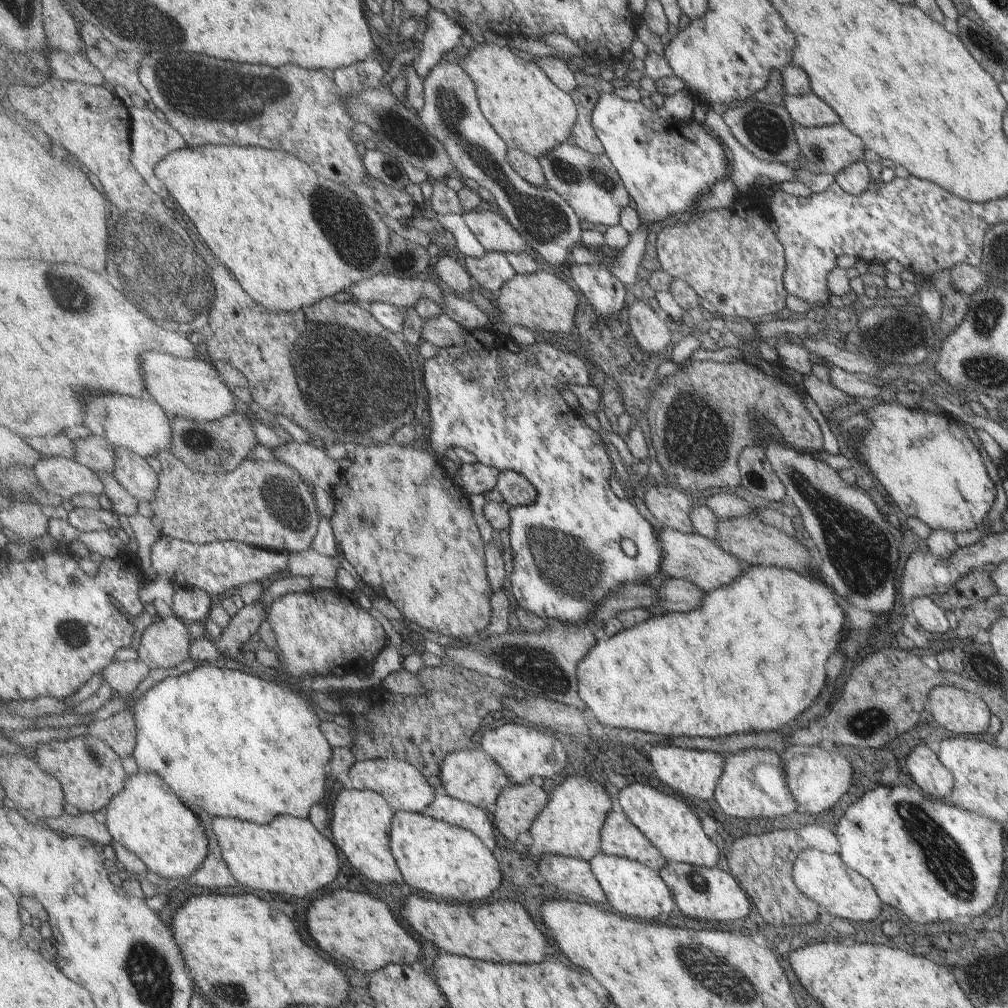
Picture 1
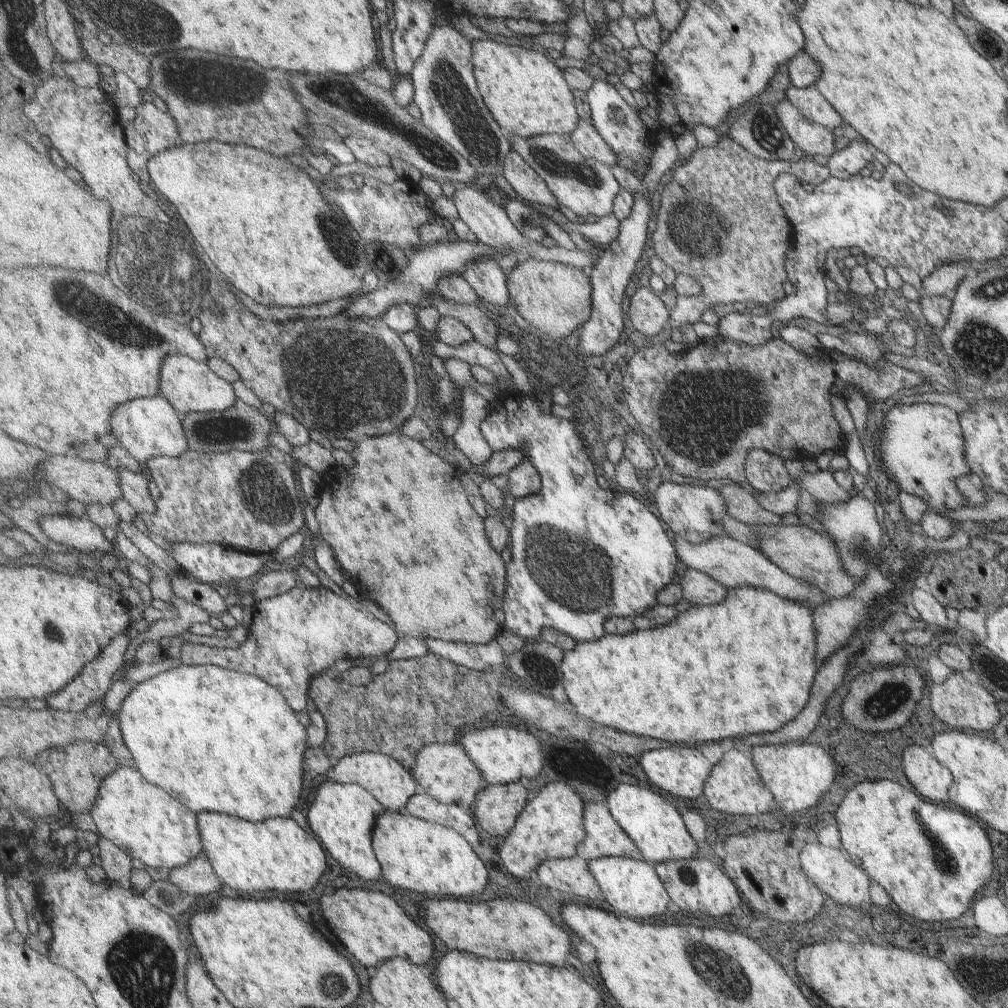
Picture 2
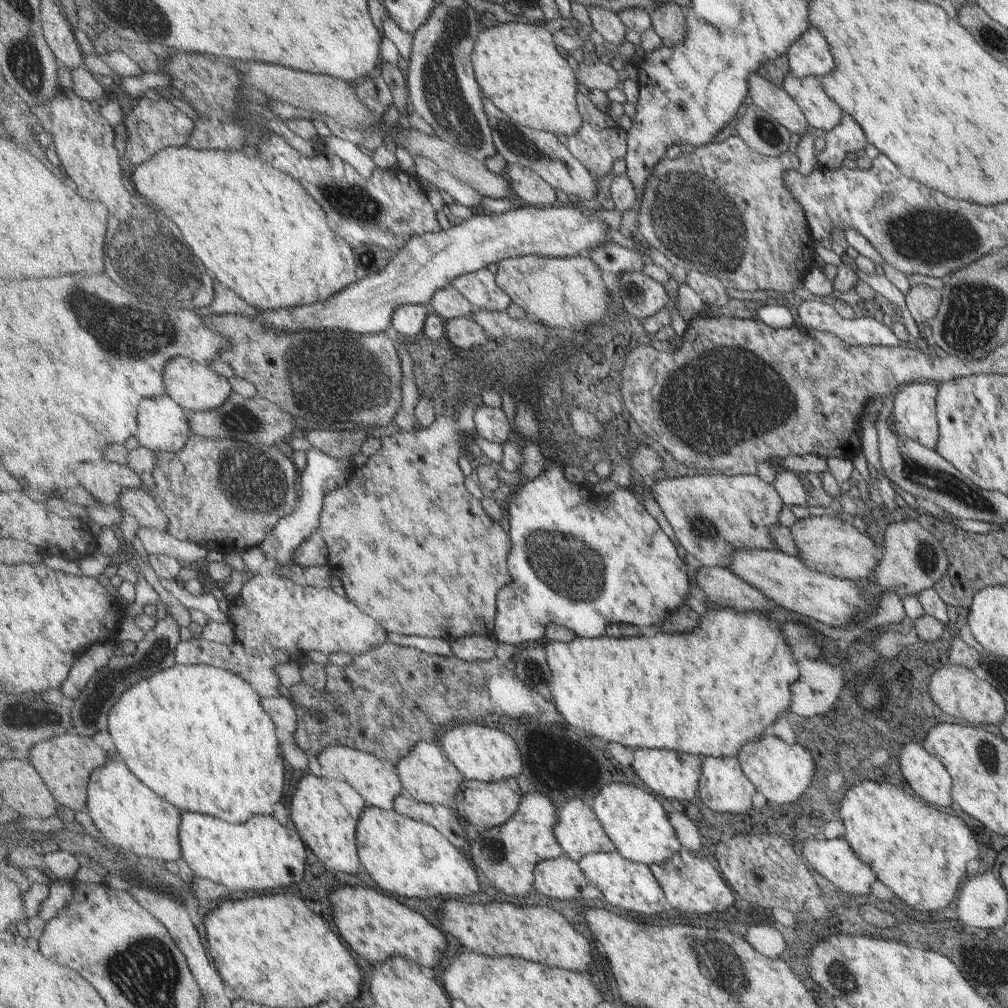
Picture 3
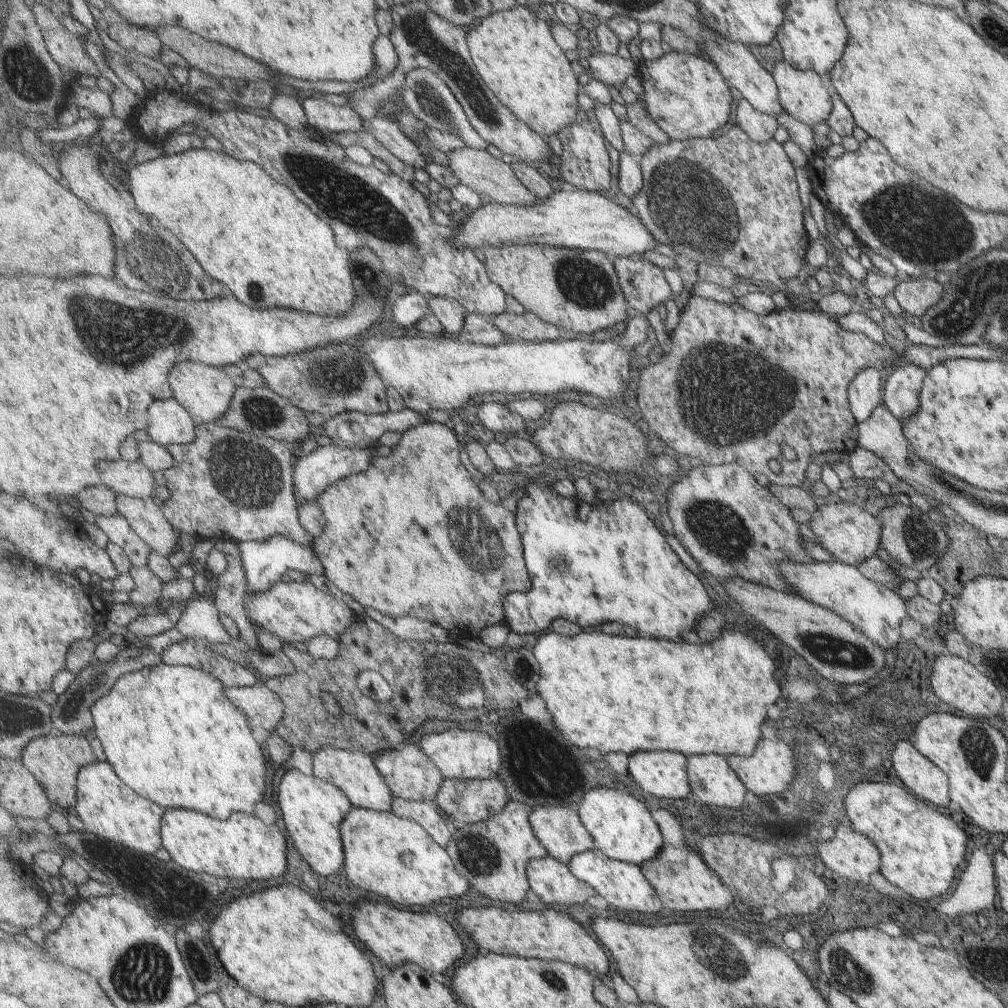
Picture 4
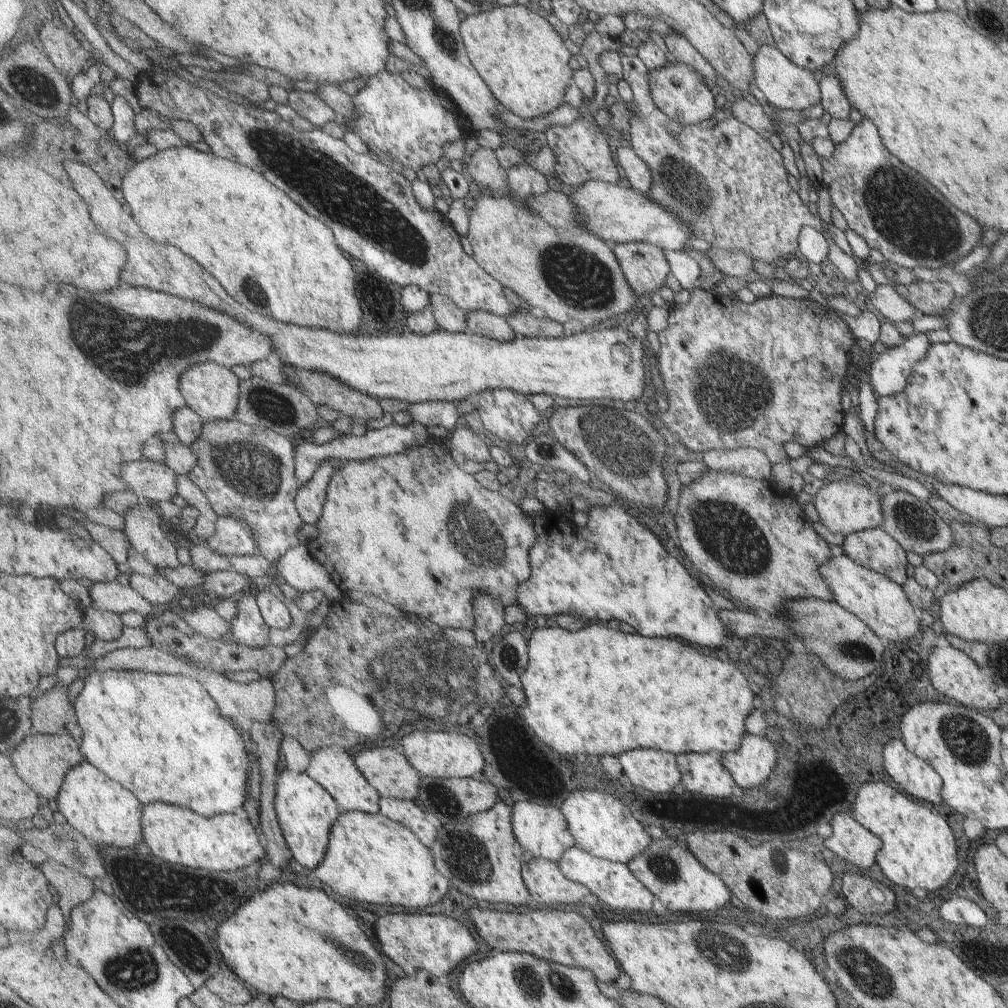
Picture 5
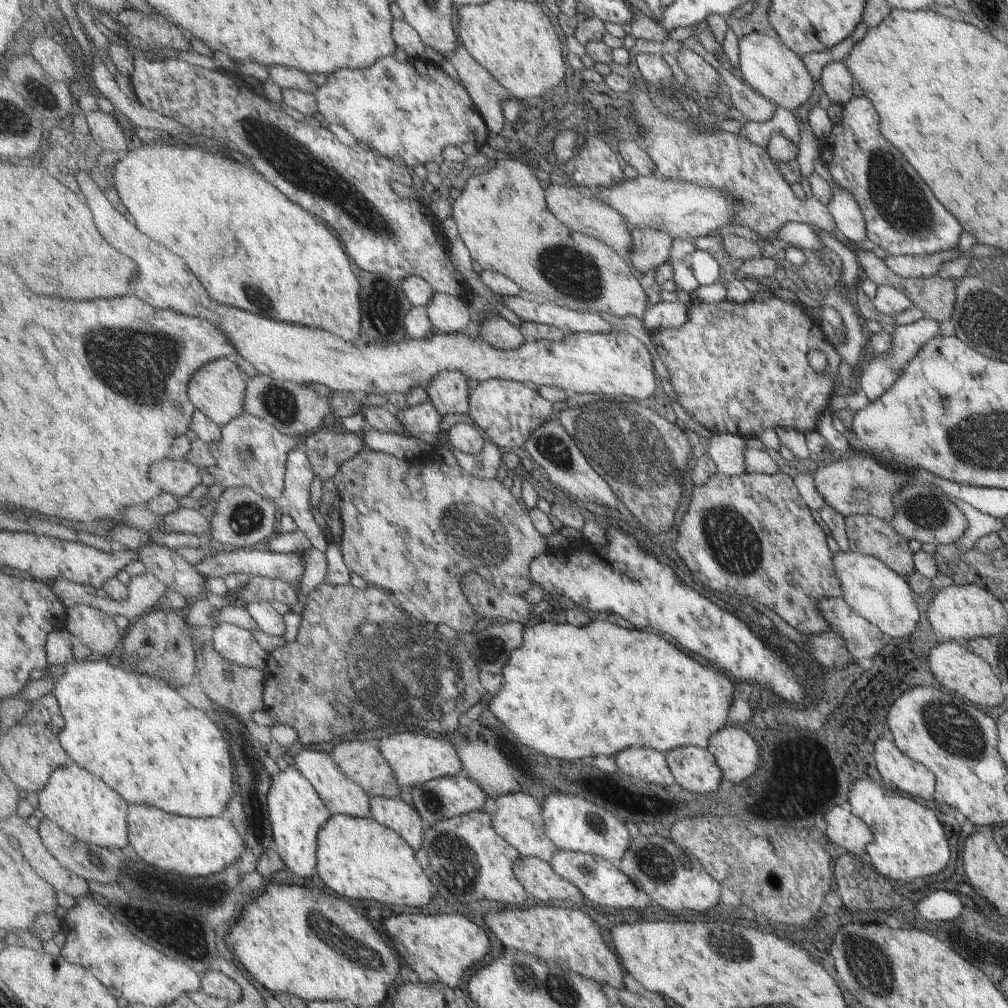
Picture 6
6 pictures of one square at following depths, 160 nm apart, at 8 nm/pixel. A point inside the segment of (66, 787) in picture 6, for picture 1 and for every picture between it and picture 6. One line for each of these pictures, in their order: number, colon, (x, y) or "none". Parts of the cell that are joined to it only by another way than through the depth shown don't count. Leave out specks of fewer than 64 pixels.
1: (166, 834)
2: (140, 818)
3: (124, 809)
4: (112, 811)
5: (107, 814)

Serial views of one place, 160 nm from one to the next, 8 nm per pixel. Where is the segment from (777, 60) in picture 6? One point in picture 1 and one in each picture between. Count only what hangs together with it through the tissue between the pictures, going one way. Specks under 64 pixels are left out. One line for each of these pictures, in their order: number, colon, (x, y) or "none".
1: (808, 110)
2: (811, 104)
3: (820, 111)
4: (801, 94)
5: (784, 84)

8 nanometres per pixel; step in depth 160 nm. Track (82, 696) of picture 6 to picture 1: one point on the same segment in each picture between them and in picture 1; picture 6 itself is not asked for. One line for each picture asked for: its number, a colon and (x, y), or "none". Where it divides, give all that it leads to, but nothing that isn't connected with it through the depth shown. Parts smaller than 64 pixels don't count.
1: (230, 743)
2: (220, 740)
3: (199, 735)
4: (172, 732)
5: (163, 736)

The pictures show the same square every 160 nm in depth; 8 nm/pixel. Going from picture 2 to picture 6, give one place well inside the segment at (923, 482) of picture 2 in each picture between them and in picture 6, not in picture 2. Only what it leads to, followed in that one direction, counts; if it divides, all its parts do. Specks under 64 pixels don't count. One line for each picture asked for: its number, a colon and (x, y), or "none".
3: (914, 406)
4: (901, 397)
5: (888, 373)
6: (879, 374)

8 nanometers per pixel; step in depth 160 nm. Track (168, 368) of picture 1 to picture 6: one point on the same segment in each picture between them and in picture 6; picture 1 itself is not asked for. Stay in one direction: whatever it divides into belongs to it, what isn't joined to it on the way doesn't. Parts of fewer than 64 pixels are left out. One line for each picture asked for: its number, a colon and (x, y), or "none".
2: (188, 384)
3: (194, 386)
4: (206, 391)
5: (212, 390)
6: (217, 389)

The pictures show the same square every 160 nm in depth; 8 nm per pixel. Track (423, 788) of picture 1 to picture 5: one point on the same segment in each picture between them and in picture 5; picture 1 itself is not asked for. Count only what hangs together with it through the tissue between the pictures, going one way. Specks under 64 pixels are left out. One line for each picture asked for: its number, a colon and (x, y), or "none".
2: (381, 774)
3: (380, 784)
4: (356, 773)
5: (335, 768)

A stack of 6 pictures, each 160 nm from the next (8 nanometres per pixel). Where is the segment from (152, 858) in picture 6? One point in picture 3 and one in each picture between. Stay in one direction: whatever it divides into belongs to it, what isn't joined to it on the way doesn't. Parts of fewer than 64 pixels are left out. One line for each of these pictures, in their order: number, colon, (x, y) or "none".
3: (261, 853)
4: (243, 846)
5: (226, 842)

